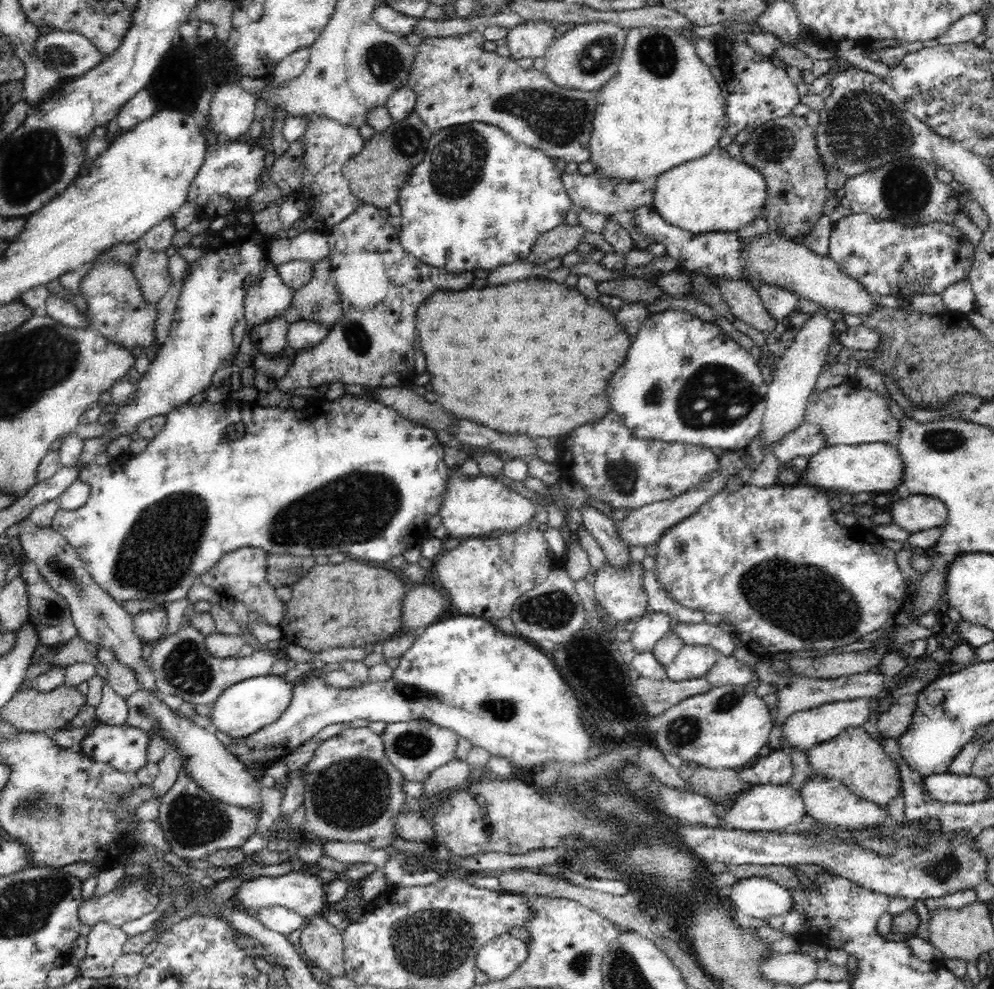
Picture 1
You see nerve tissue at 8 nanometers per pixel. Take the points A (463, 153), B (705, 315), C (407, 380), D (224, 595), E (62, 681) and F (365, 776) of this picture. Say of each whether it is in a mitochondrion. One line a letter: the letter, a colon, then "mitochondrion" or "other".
A: mitochondrion
B: other
C: other
D: other
E: other
F: mitochondrion

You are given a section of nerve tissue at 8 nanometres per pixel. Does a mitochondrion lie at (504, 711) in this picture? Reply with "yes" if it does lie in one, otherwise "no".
yes

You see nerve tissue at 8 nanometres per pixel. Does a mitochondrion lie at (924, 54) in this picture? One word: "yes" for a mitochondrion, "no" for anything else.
no

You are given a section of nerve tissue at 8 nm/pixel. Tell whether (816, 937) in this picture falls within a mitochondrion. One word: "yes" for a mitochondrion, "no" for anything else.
no

